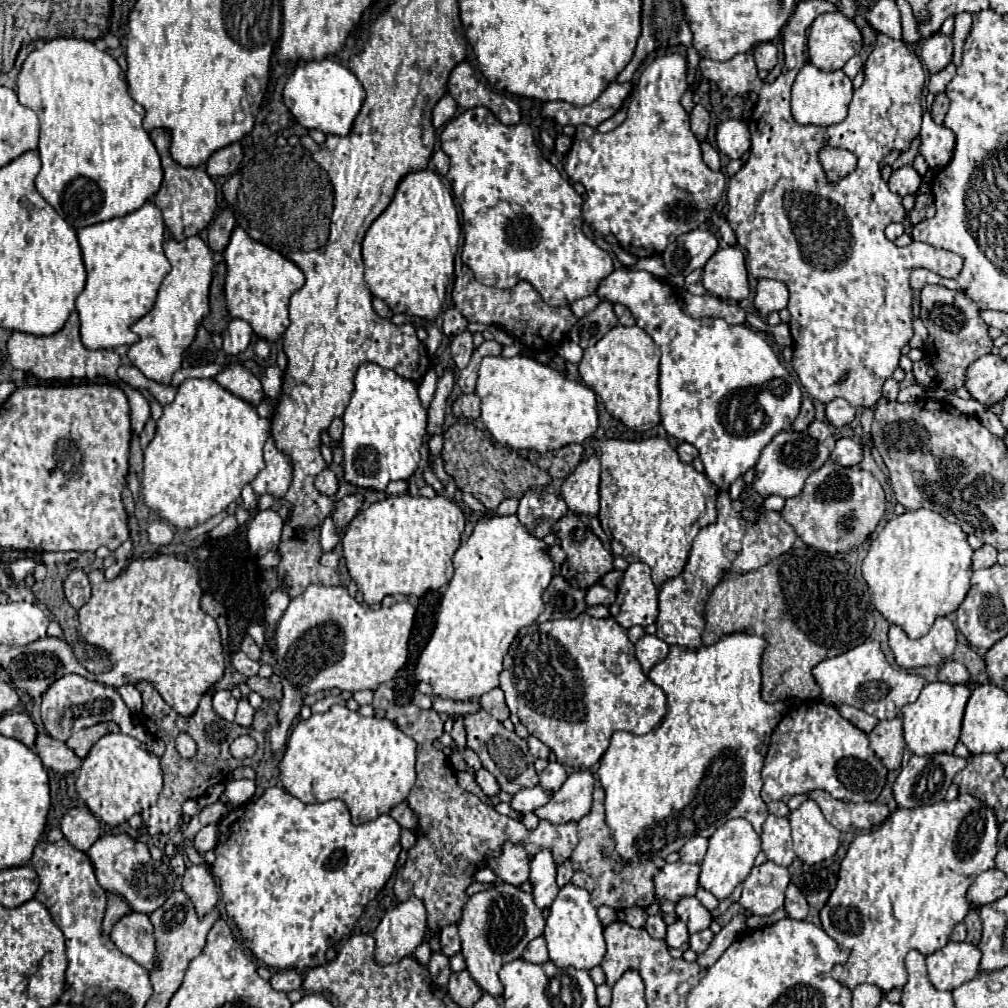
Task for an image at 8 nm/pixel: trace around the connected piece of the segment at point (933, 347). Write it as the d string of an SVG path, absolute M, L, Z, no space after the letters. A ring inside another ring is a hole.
M929 284L919 294L919 318L929 330L929 344L923 348L925 358L935 368L935 382L939 388L953 392L965 386L965 372L969 364L993 350L993 340L989 338L989 326L981 318L981 308L961 290L949 290L945 286Z

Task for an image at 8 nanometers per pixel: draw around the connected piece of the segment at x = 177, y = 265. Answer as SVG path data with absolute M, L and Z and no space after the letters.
M191 236L183 242L167 240L163 248L173 268L165 276L153 308L131 326L131 332L139 336L139 342L129 346L127 356L133 362L133 366L143 372L143 376L147 376L153 382L169 386L173 374L181 368L183 352L193 342L197 326L209 312L207 296L213 274L213 254L199 236Z

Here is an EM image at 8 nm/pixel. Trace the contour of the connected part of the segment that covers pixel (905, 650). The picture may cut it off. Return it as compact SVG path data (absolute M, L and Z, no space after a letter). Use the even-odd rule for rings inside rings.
M947 616L935 620L929 634L911 640L899 626L889 628L889 648L901 668L917 668L941 664L947 660L957 644L957 630Z

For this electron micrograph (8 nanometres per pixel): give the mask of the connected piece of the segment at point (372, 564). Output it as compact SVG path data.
M411 494L403 496L387 496L381 502L371 504L361 510L343 534L343 558L349 570L349 576L357 582L359 590L367 604L379 604L385 596L405 594L405 596L423 596L431 590L439 590L453 578L453 554L461 544L461 534L465 530L465 516L461 508L445 498L417 498Z

